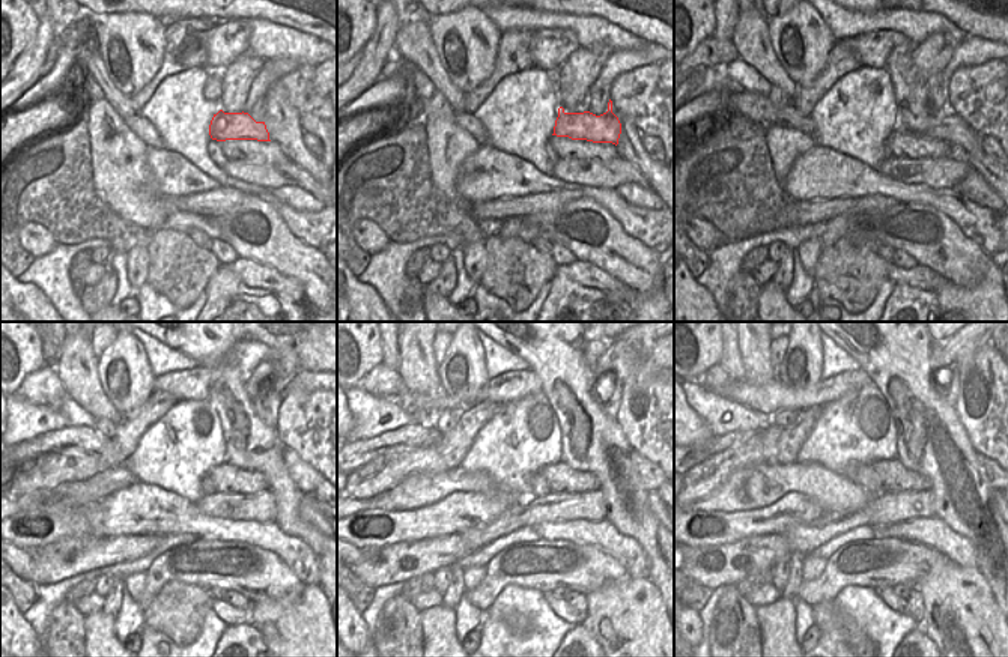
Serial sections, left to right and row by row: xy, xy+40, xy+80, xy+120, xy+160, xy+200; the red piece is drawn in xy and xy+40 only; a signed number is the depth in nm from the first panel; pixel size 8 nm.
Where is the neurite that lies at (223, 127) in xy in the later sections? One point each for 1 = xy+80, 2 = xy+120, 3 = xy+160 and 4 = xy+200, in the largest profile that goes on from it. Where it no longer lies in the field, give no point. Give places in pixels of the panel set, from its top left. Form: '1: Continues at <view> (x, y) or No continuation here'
1: Continues at xy+80 (947, 125)
2: Continues at xy+120 (306, 477)
3: Continues at xy+160 (641, 469)
4: Continues at xy+200 (980, 459)

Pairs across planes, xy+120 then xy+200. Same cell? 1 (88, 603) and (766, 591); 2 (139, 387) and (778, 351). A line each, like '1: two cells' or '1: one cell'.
1: one cell
2: two cells

